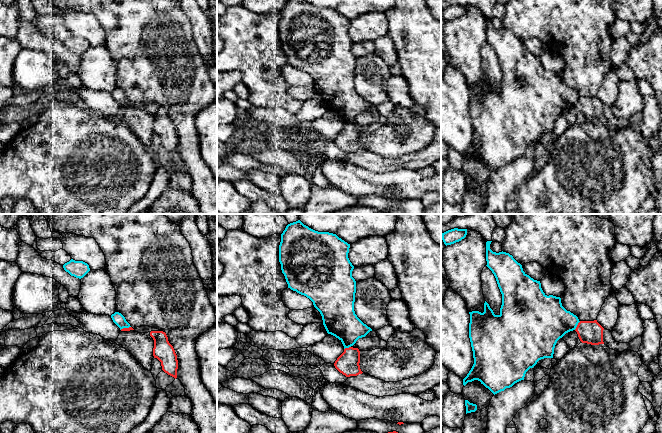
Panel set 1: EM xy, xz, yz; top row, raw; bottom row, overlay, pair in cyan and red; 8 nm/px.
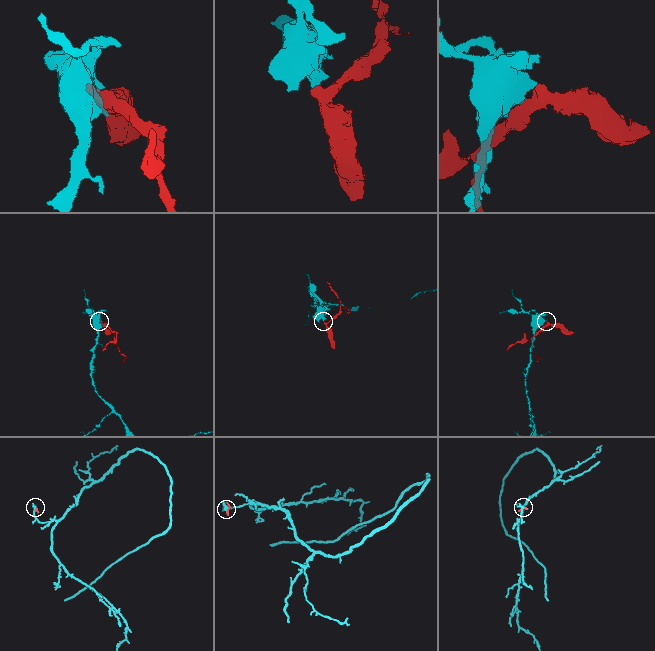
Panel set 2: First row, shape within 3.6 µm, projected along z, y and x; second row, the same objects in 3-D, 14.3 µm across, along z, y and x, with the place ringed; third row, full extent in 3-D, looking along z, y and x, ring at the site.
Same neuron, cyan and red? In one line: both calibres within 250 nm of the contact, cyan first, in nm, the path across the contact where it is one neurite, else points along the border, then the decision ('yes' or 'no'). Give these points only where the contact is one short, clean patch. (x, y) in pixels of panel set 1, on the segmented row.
360/190 nm | along yz (580, 321), (574, 329) | no

